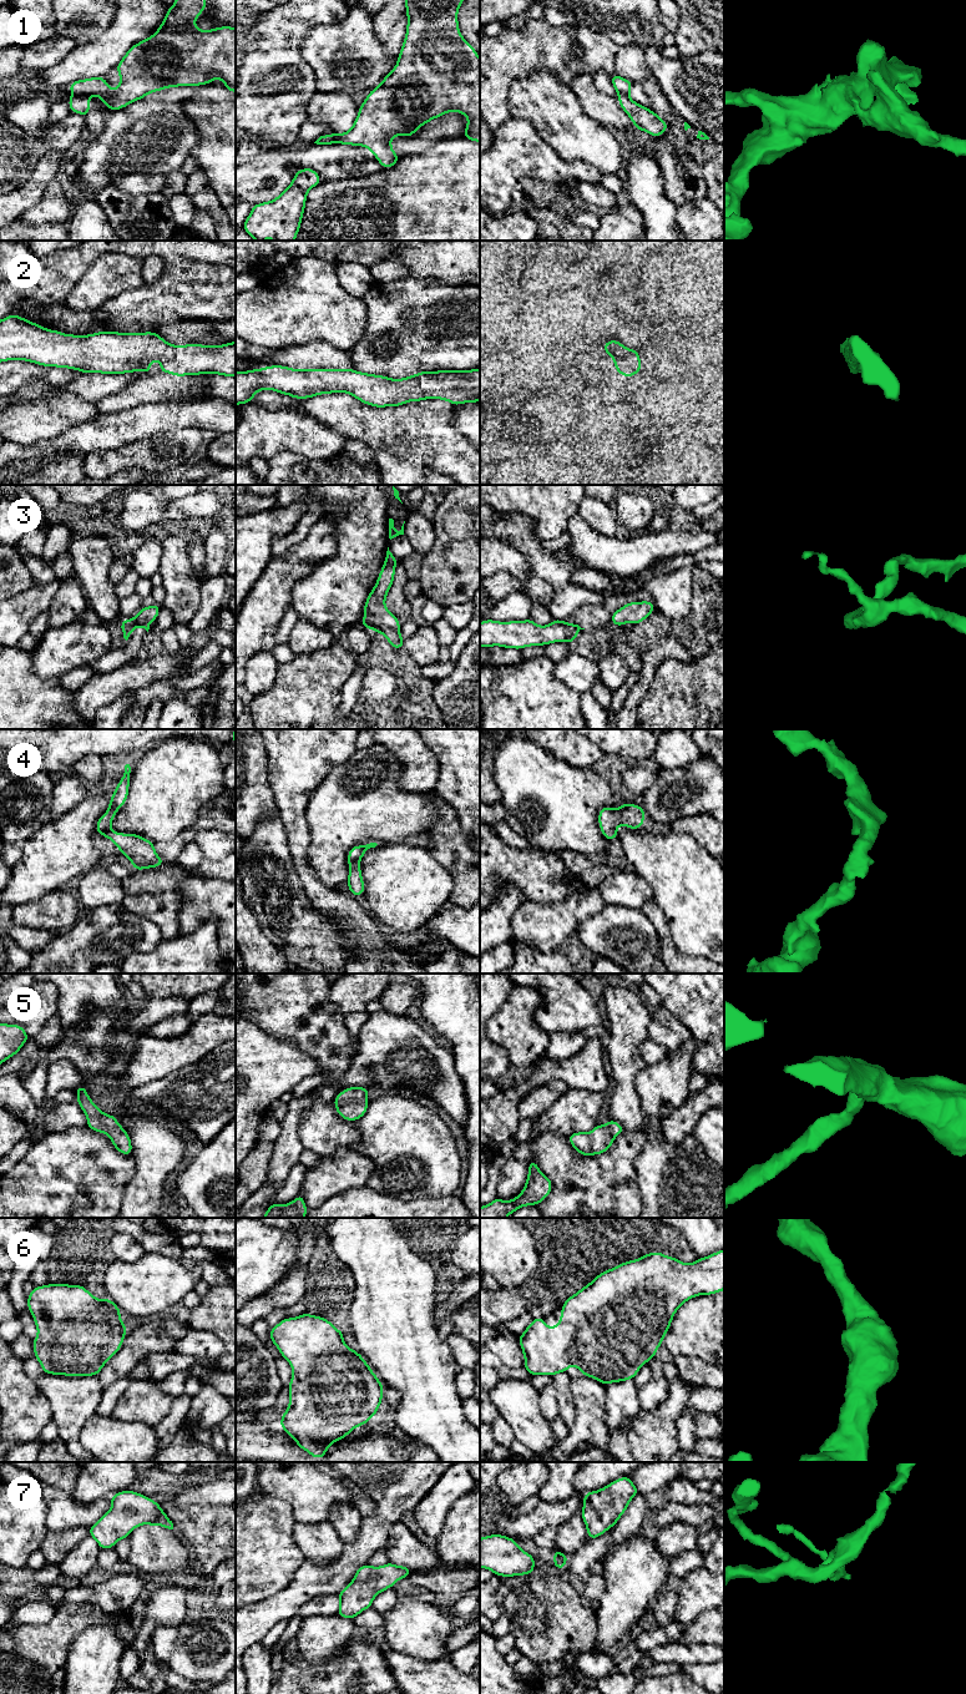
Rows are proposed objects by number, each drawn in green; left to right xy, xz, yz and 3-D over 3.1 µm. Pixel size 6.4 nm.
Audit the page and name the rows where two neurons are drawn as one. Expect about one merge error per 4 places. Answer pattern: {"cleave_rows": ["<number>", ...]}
{"cleave_rows": ["1"]}

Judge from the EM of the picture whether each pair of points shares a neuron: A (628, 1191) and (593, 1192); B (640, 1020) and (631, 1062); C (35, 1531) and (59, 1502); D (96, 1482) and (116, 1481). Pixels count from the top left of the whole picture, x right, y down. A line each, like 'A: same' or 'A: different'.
A: same
B: same
C: different
D: same

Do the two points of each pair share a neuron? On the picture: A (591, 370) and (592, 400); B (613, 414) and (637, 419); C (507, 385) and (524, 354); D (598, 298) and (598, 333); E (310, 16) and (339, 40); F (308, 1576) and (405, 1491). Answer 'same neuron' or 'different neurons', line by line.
A: different neurons
B: same neuron
C: different neurons
D: same neuron
E: different neurons
F: same neuron

